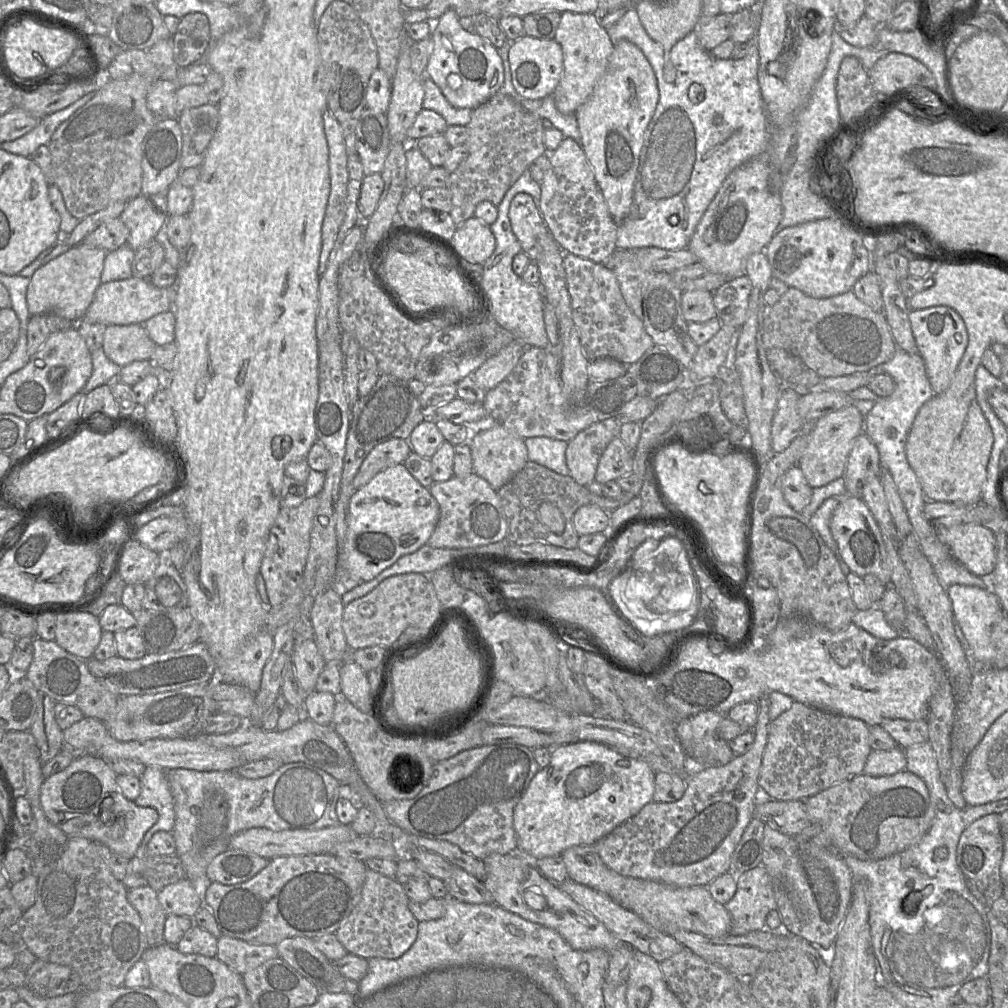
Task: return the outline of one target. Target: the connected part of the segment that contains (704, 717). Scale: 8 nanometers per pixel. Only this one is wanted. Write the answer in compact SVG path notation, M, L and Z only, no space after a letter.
M699 712L675 724L675 730L687 752L699 764L724 765L735 754L728 742L719 736L719 724L726 714Z

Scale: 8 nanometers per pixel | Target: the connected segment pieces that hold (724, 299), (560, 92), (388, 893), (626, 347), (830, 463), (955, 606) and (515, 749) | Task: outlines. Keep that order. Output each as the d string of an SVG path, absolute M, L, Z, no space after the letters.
M747 275L728 279L713 292L717 317L722 325L740 329L746 320L752 284Z
M571 11L561 13L554 40L562 49L563 71L552 96L560 113L575 114L576 110L592 94L596 83L605 73L614 45L607 30L600 26L594 14Z
M367 869L359 903L334 934L348 953L365 959L396 959L404 954L417 938L419 921L409 910L409 902L403 885L395 878Z
M564 252L572 318L578 331L580 345L588 361L612 358L627 366L636 363L654 346L643 322L627 306L613 271L602 263L595 263L570 252Z
M854 404L831 412L812 424L809 441L797 466L810 487L818 488L844 476L856 438L864 432L864 416Z
M952 585L946 590L951 602L953 617L968 644L970 657L976 662L986 662L991 655L990 633L994 623L1003 613L1002 606L990 589Z
M510 743L482 745L435 762L427 785L413 799L383 801L382 806L389 820L408 834L447 841L476 858L483 860L494 853L518 853L514 809L539 770L531 748Z

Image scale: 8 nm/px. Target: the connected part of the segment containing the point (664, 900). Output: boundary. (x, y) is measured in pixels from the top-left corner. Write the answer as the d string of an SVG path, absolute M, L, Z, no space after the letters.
M594 845L570 847L560 856L567 868L569 880L606 894L664 934L672 936L678 930L686 930L720 938L730 933L731 916L725 906L712 897L707 886L681 888L659 881L622 876L603 863Z

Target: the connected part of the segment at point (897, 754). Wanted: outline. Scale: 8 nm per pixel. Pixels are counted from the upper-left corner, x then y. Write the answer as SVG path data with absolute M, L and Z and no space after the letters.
M897 746L888 751L872 750L865 763L863 773L868 776L890 776L906 770L905 750Z

